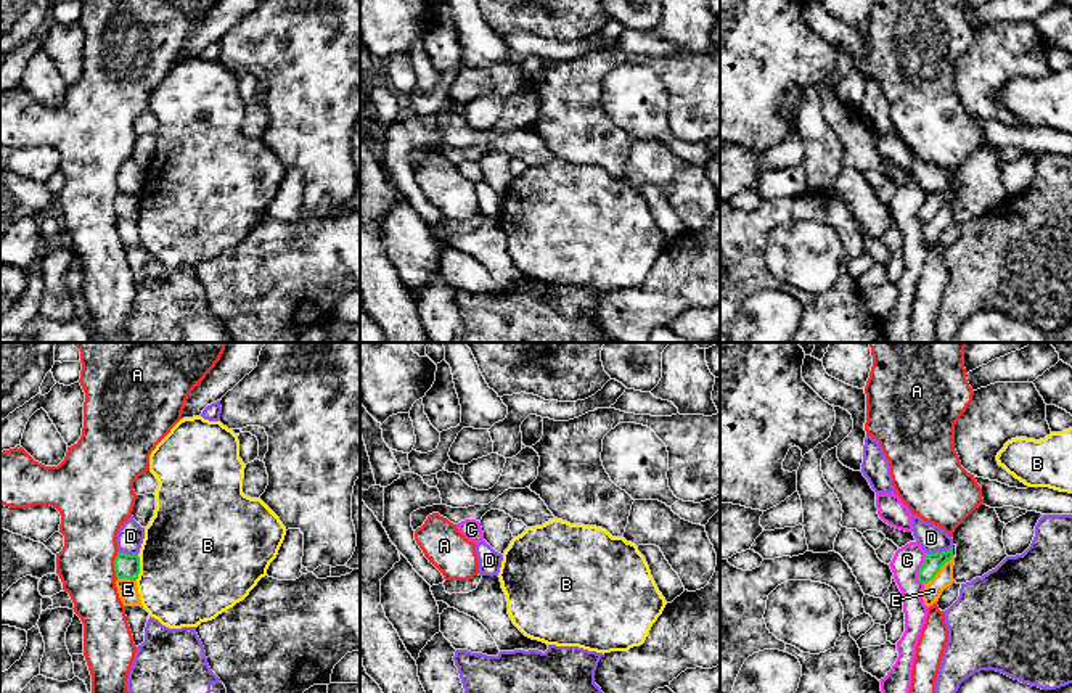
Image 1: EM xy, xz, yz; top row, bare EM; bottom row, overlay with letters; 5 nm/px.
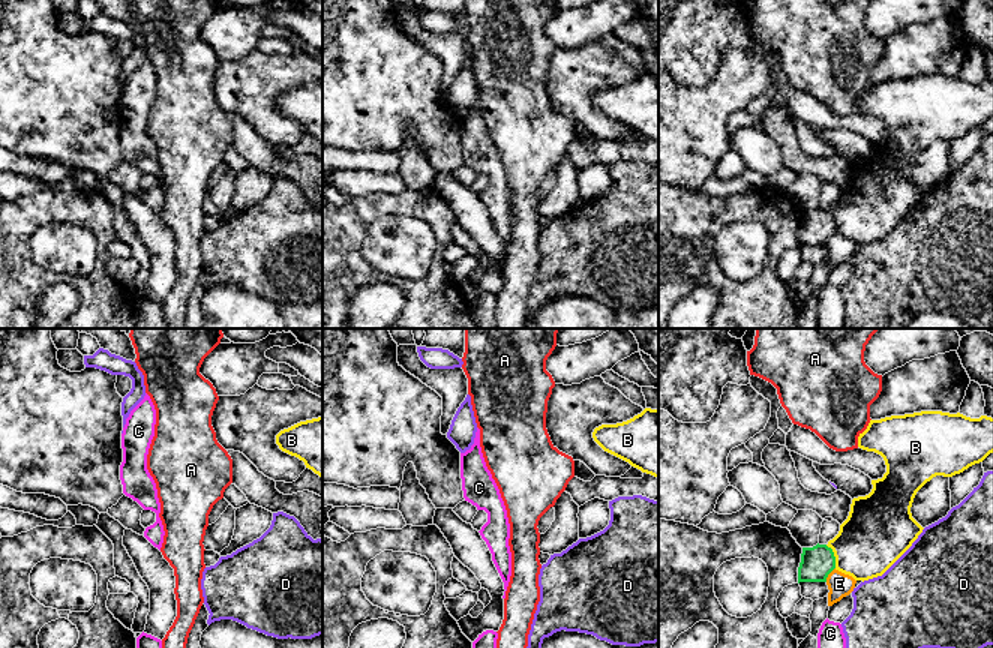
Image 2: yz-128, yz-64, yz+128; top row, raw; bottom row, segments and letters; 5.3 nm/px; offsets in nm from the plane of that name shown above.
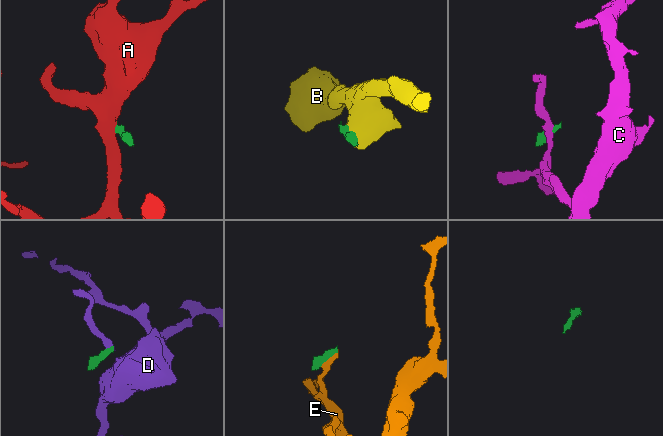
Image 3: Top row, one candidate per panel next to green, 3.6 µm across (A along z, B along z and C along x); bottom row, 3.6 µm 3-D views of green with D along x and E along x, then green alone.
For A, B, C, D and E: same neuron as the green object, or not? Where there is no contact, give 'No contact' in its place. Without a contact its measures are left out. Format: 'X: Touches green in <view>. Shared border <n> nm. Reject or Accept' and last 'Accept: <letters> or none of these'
A: Touches green in xy. Shared border 140 nm. Reject
B: Touches green in xy. Shared border 130 nm. Reject
C: Touches green in yz. Shared border 160 nm. Reject
D: Touches green in yz. Shared border 140 nm. Reject
E: Touches green in yz. Shared border 200 nm. Reject
Accept: none of these

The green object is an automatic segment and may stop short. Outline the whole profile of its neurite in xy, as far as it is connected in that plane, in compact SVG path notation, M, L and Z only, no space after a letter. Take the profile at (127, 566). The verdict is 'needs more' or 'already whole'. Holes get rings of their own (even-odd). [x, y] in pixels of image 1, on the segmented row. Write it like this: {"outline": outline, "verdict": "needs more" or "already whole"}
{"outline": "M119 552L114 560L114 571L117 579L137 580L140 574L140 556Z", "verdict": "already whole"}

